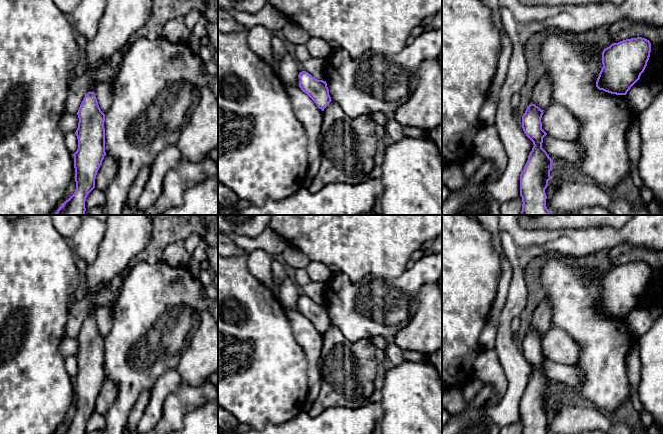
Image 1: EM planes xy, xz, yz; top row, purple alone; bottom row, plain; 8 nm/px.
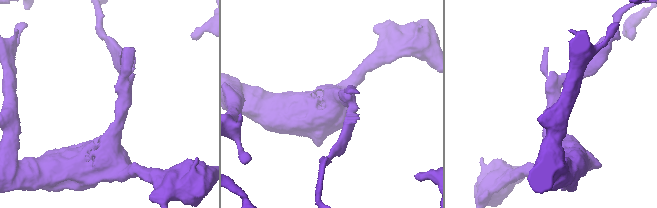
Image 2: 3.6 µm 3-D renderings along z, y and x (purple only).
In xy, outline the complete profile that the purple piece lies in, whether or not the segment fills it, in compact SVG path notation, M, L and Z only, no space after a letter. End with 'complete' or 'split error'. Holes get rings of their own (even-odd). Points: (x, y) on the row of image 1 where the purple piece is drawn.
M94 81L91 84L77 112L78 149L73 154L76 190L54 215L85 215L86 198L95 188L96 175L106 155L105 114L93 92L100 83Z; split error

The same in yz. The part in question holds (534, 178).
M530 104L522 116L523 131L534 146L520 174L521 215L551 215L546 207L545 189L551 179L553 160L542 148L543 138L547 135L542 129L543 111Z; complete

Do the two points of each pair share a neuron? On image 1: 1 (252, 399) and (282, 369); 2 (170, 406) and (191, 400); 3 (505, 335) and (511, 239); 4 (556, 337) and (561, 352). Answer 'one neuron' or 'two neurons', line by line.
1: one neuron
2: one neuron
3: one neuron
4: one neuron

